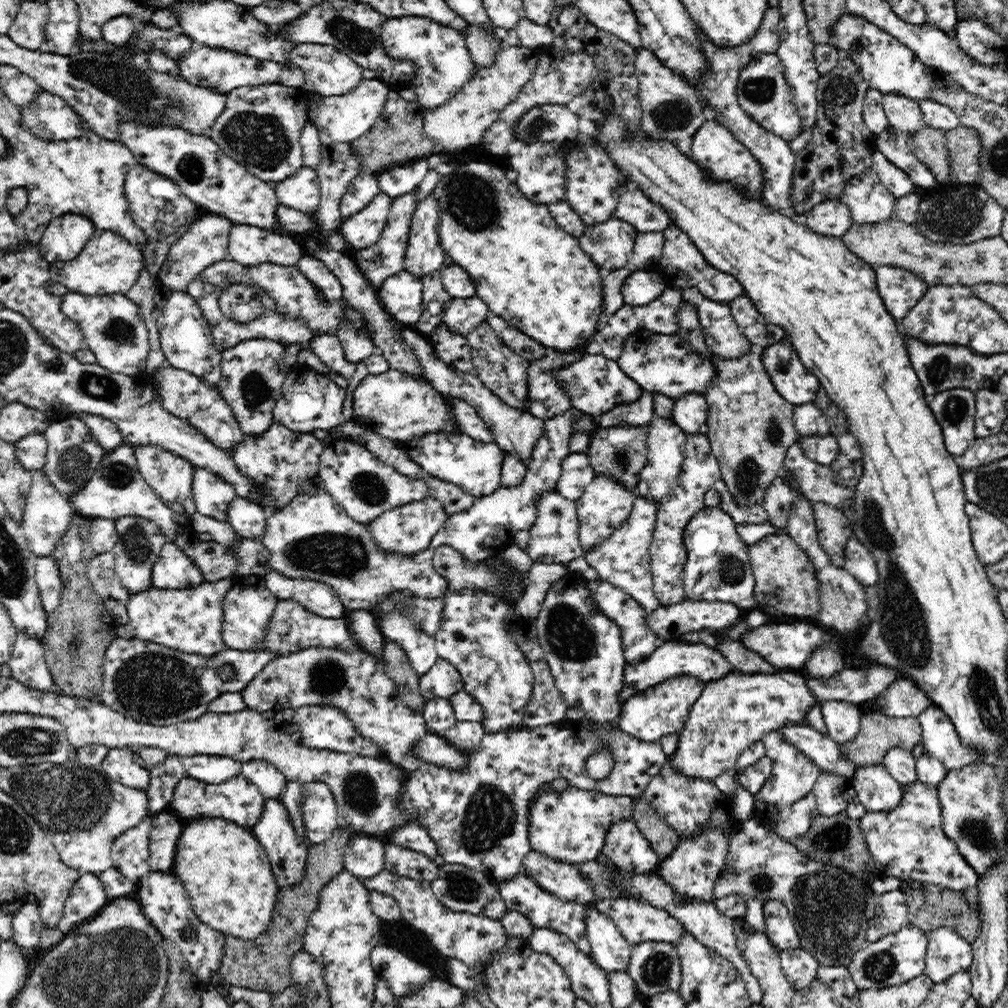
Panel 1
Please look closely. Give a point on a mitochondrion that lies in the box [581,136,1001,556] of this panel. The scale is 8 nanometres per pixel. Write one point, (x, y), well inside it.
(959, 215)

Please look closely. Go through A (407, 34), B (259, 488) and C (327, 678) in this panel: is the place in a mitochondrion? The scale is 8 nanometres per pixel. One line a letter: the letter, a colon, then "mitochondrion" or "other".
A: other
B: other
C: mitochondrion

